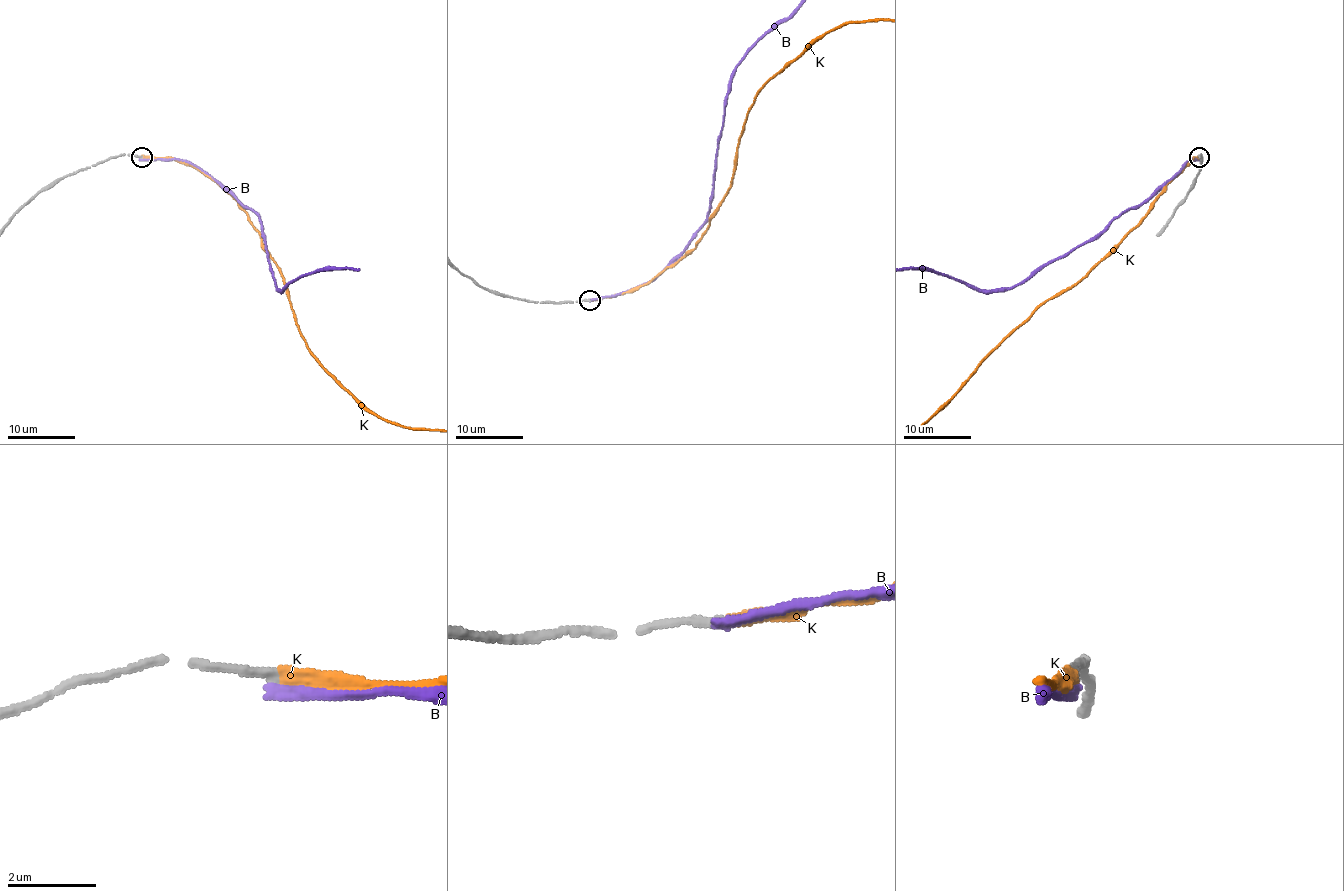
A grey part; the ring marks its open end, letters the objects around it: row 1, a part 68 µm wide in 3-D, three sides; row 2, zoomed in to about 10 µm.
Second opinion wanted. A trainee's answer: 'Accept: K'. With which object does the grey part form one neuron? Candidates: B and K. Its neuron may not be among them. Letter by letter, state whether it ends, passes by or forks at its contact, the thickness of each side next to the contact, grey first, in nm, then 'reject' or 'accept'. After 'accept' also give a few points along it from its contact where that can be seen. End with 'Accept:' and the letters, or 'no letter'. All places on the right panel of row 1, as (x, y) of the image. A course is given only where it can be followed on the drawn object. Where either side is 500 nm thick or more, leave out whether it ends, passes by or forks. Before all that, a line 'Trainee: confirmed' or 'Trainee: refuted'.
Trainee: confirmed
B: it ends | 200/280 nm | reject
K: it ends | 200/320 nm | accept
Accept: K

